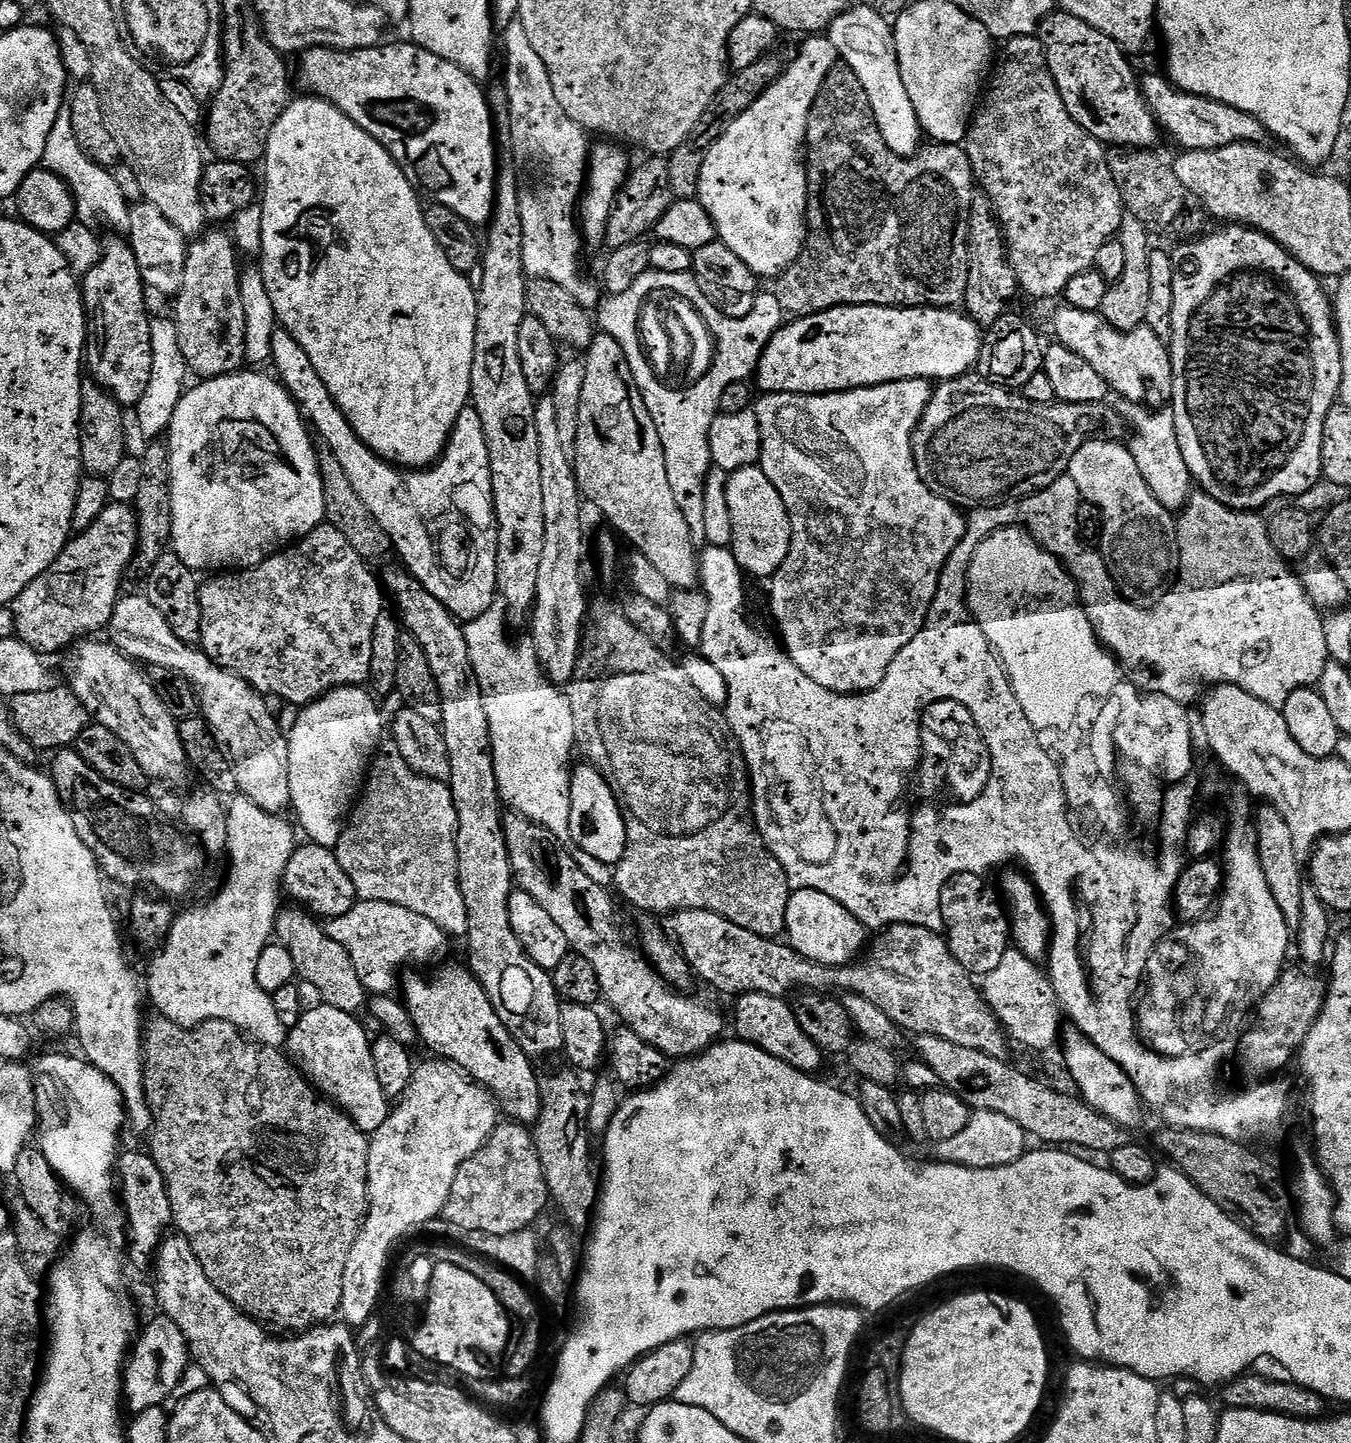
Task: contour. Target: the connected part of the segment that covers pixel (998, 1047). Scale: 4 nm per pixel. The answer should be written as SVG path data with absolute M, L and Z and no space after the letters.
M688 908L684 912L675 913L671 920L671 933L682 944L684 942L692 950L691 955L693 957L696 955L722 983L729 984L736 994L761 992L783 997L788 994L784 992L796 992L799 988L812 988L808 990L816 994L828 994L833 991L831 988L837 988L840 992L846 992L845 994L865 996L870 1002L880 1006L894 1023L900 1025L901 1029L909 1033L912 1031L920 1036L941 1036L952 1042L958 1042L958 1046L982 1050L991 1056L1003 1057L1005 1055L1004 1025L984 1001L983 991L978 987L977 981L976 984L972 981L975 980L973 973L964 968L962 962L958 962L958 958L952 952L951 943L939 932L917 924L890 924L881 931L884 933L873 944L871 941L863 958L840 967L832 967L816 964L796 952L791 943L780 944L784 942L754 934L730 922L717 912Z

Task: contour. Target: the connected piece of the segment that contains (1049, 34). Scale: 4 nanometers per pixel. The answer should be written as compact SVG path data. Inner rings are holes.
M1056 10L1043 21L1042 39L1045 48L1048 49L1048 65L1052 67L1052 74L1056 77L1057 84L1061 89L1077 88L1082 95L1088 99L1090 107L1096 111L1098 119L1104 123L1108 136L1116 144L1128 144L1129 149L1152 148L1155 140L1162 136L1158 127L1158 120L1153 115L1148 105L1145 93L1142 91L1142 84L1136 81L1132 73L1132 64L1119 42L1110 38L1102 30L1090 26L1082 18L1072 15L1070 12Z

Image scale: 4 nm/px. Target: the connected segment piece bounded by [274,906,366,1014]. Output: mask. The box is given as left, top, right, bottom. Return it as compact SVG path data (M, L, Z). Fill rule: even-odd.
M285 907L277 915L275 939L292 952L299 975L318 986L323 999L331 1007L340 1008L343 1012L359 1013L363 1004L365 1007L366 993L350 954L330 936L325 925L311 911L295 907Z

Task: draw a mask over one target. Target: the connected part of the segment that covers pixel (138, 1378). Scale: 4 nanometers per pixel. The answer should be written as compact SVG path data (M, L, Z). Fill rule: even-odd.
M152 1324L135 1341L130 1363L126 1368L126 1380L132 1383L133 1413L139 1414L148 1408L159 1408L171 1392L175 1393L180 1387L180 1379L184 1376L190 1364L188 1347L190 1341L184 1335L179 1324ZM141 1339L141 1340L140 1340ZM136 1352L136 1353L135 1353Z

